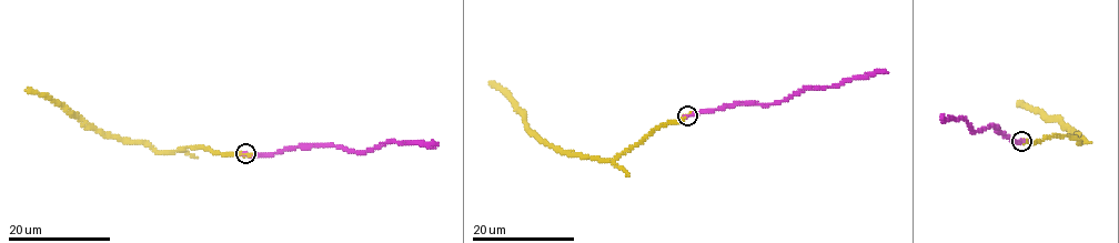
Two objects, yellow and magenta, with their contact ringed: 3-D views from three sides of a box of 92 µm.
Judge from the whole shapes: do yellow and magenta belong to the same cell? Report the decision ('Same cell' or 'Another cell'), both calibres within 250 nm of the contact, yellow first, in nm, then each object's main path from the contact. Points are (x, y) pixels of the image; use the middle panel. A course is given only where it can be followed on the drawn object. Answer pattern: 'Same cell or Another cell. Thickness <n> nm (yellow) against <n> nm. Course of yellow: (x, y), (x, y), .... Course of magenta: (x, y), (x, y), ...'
Same cell. Thickness 420 nm (yellow) against 240 nm. Course of yellow: (687, 115), (656, 125), (611, 160), (595, 160), (560, 152), (542, 142), (528, 128), (524, 114), (490, 82). Course of magenta: (687, 115), (741, 103), (778, 103), (805, 88), (886, 72)

